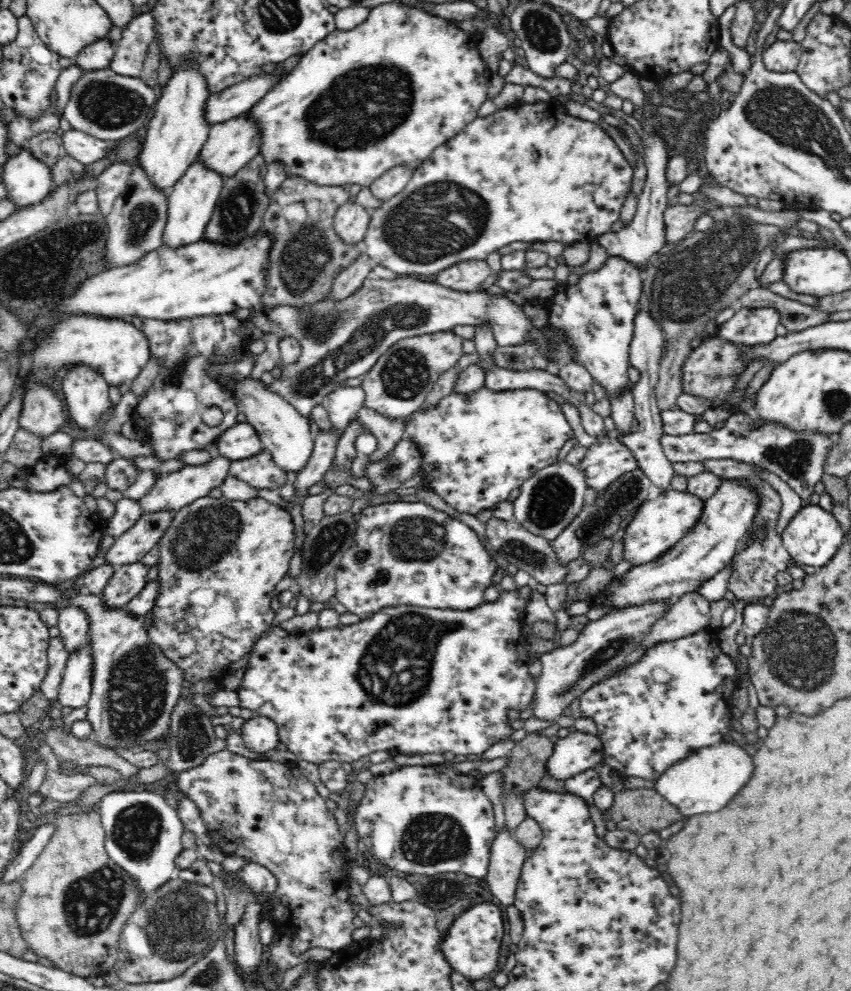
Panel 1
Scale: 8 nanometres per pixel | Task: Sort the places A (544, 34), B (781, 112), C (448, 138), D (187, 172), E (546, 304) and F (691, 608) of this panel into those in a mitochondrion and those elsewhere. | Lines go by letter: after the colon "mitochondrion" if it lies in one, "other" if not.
A: mitochondrion
B: mitochondrion
C: other
D: other
E: other
F: other

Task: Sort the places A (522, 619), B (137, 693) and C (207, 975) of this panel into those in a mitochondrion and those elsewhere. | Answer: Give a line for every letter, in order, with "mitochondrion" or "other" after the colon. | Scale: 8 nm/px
A: other
B: mitochondrion
C: mitochondrion

